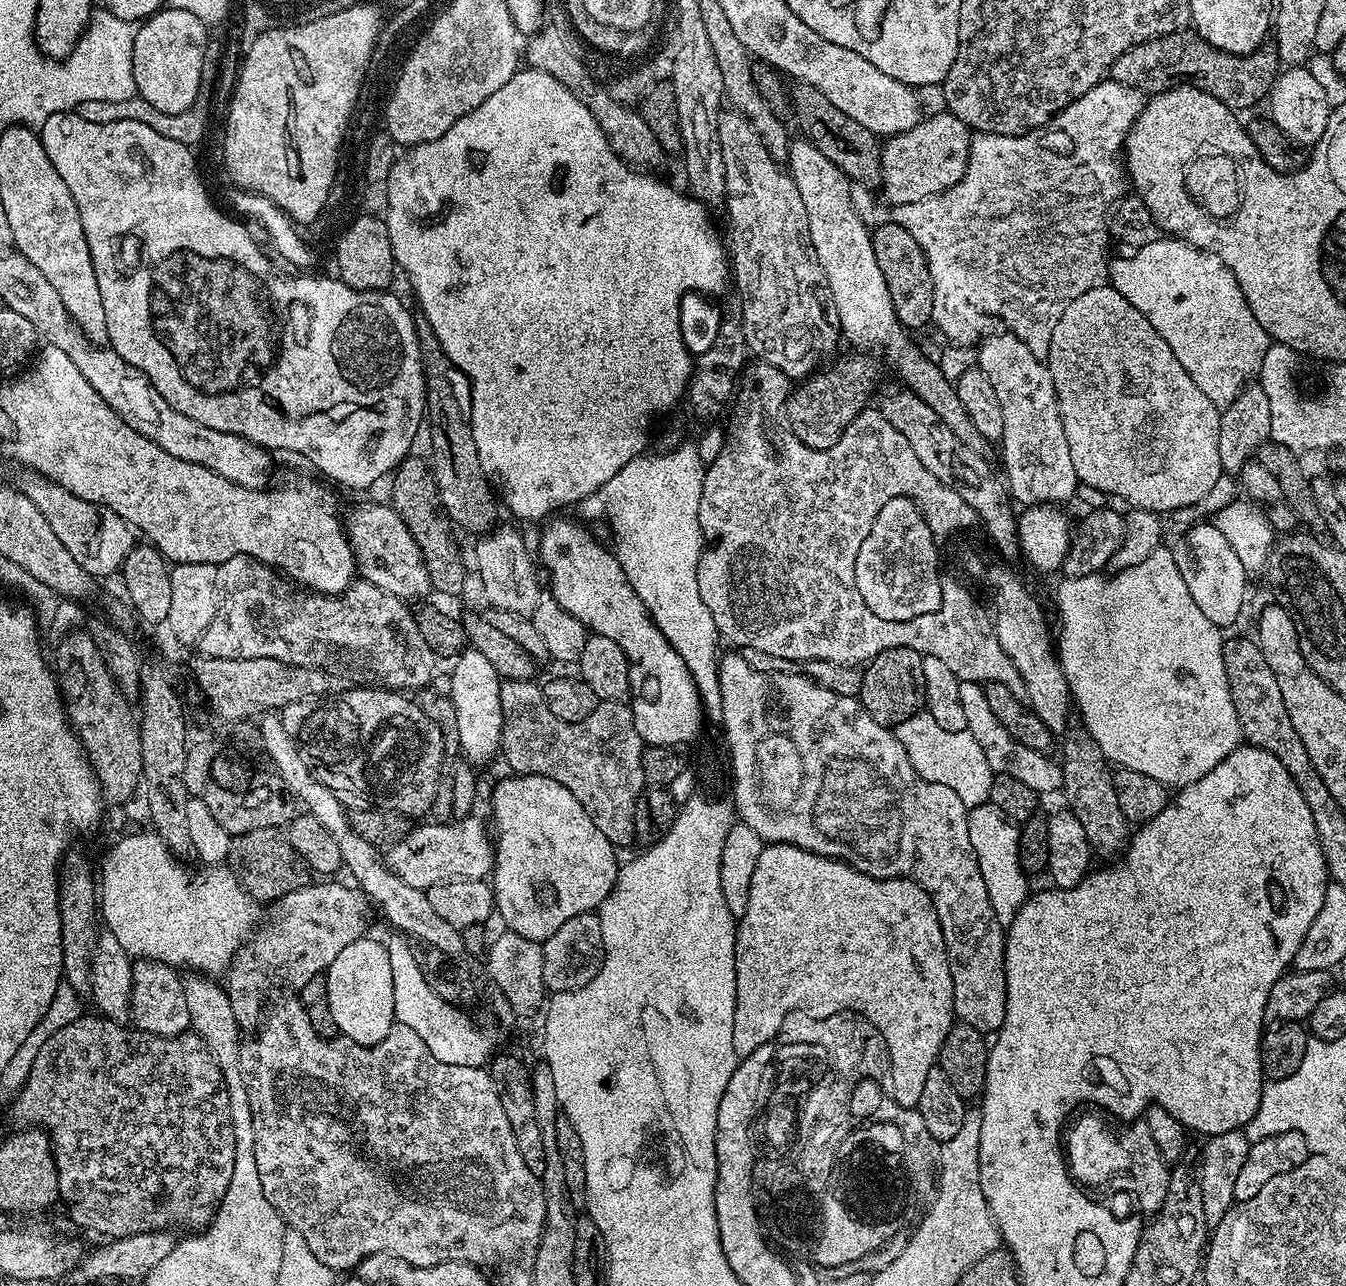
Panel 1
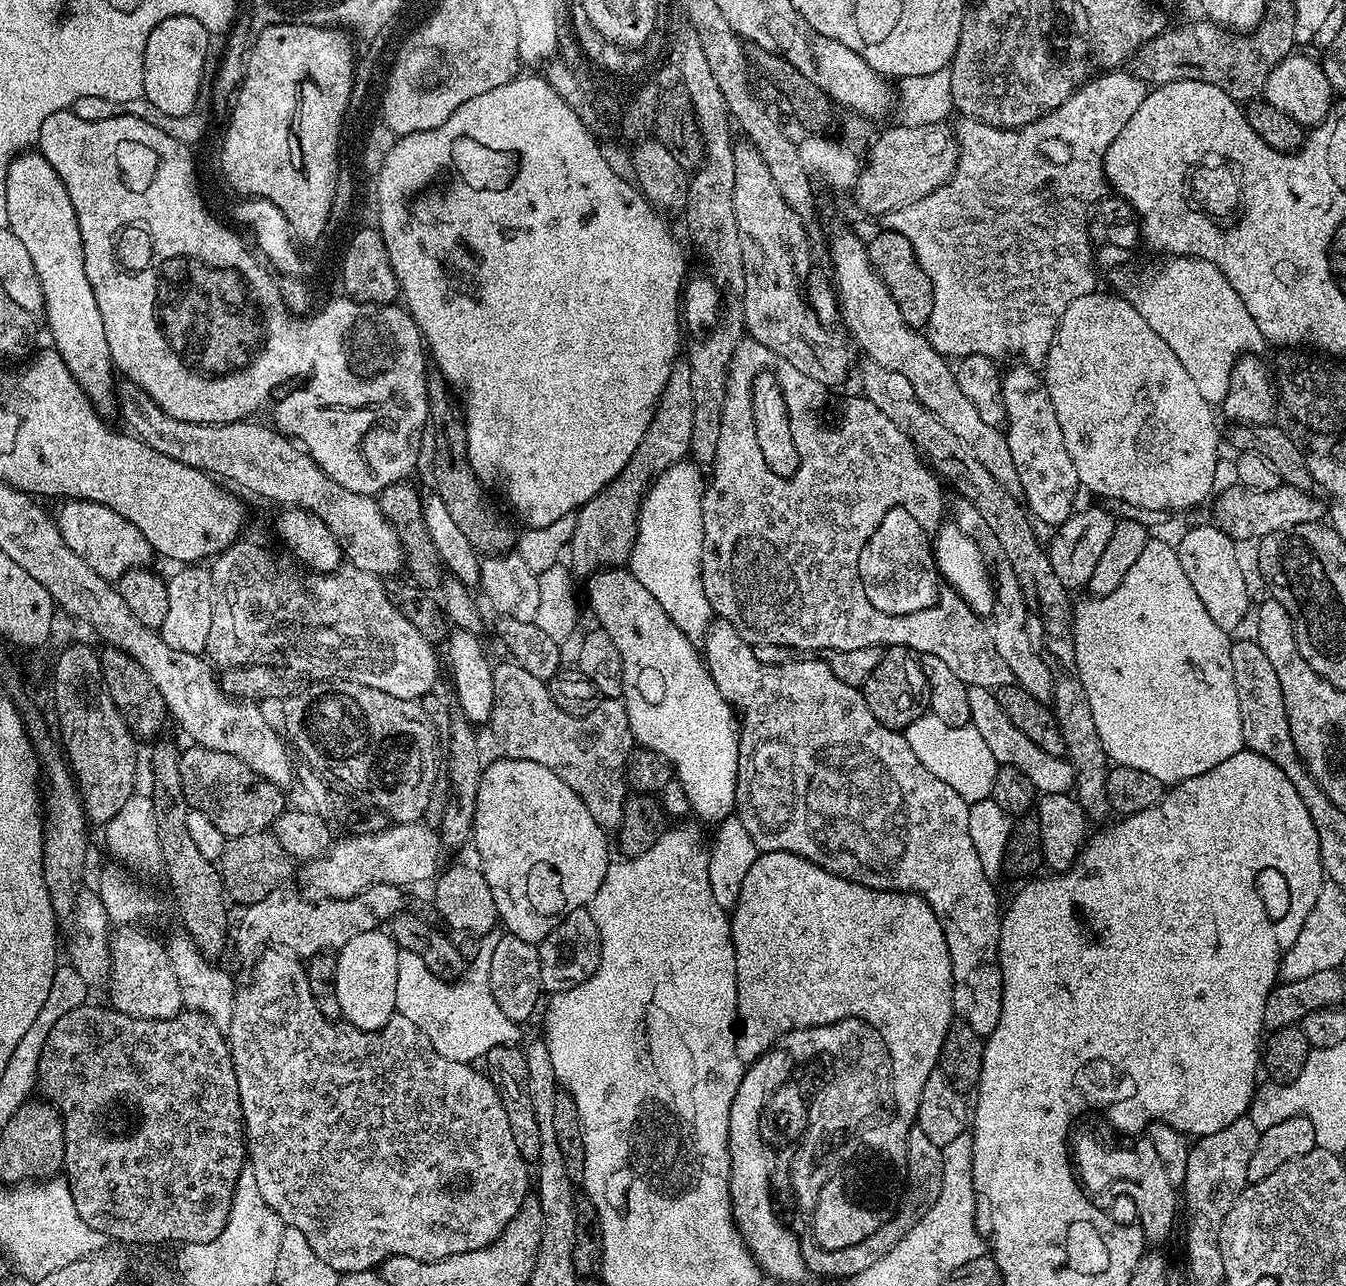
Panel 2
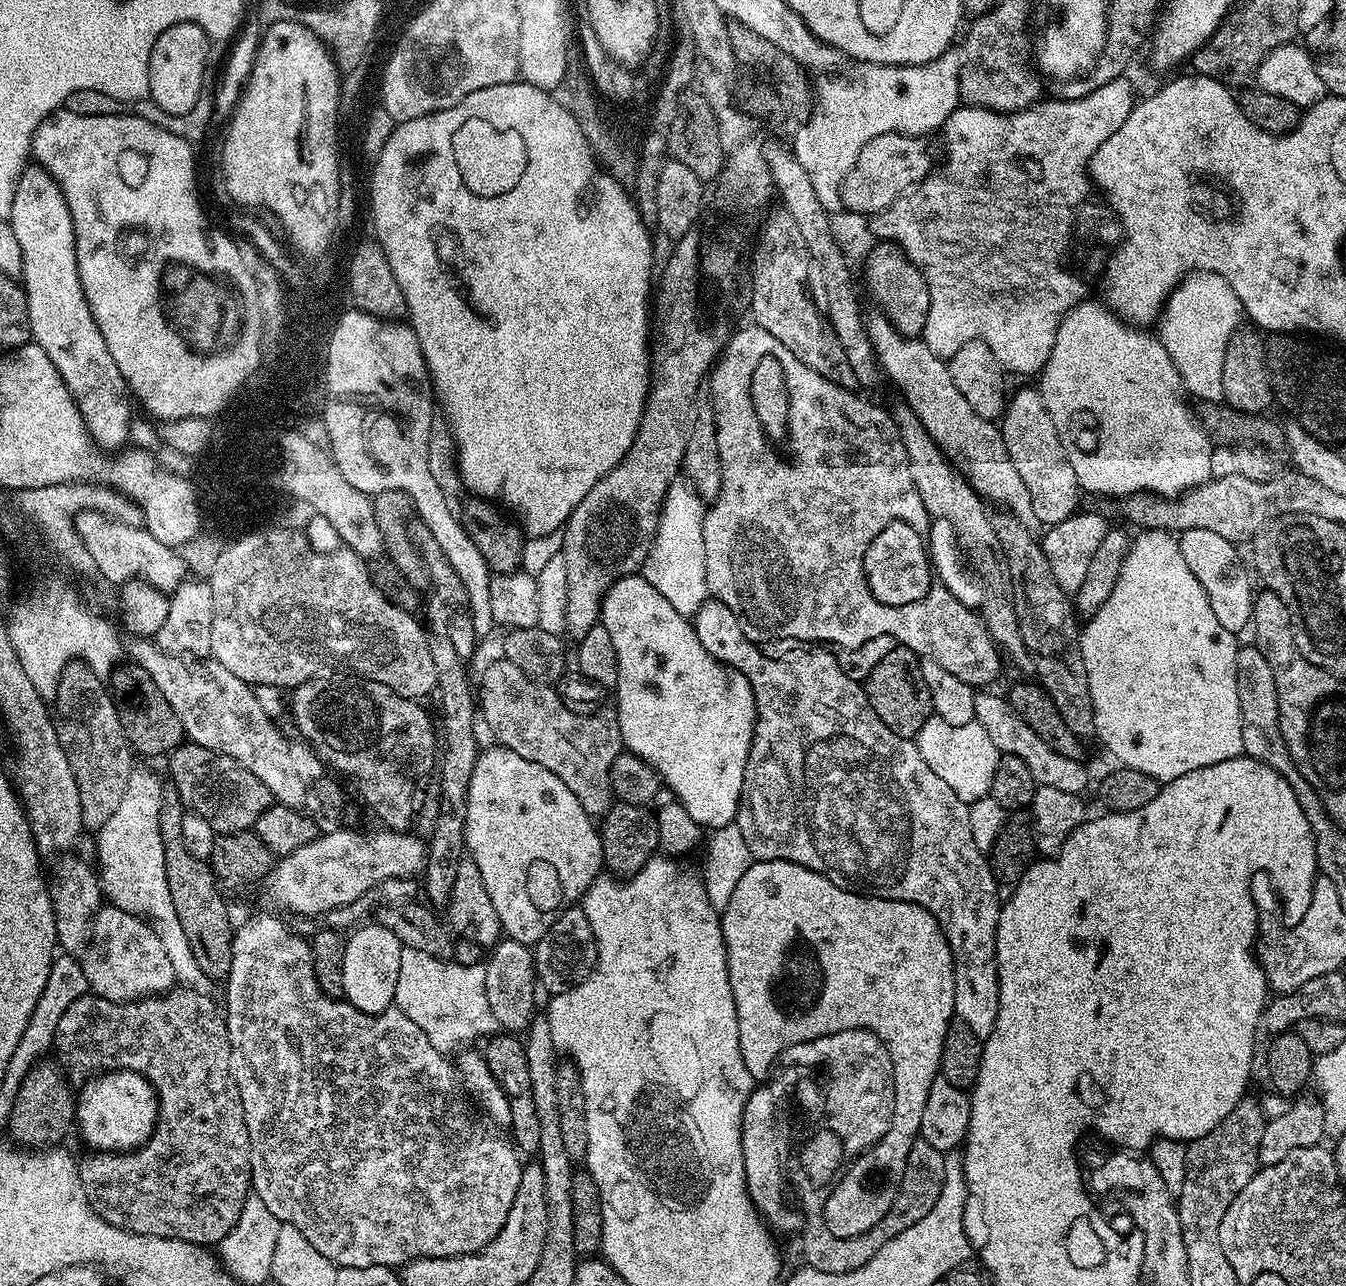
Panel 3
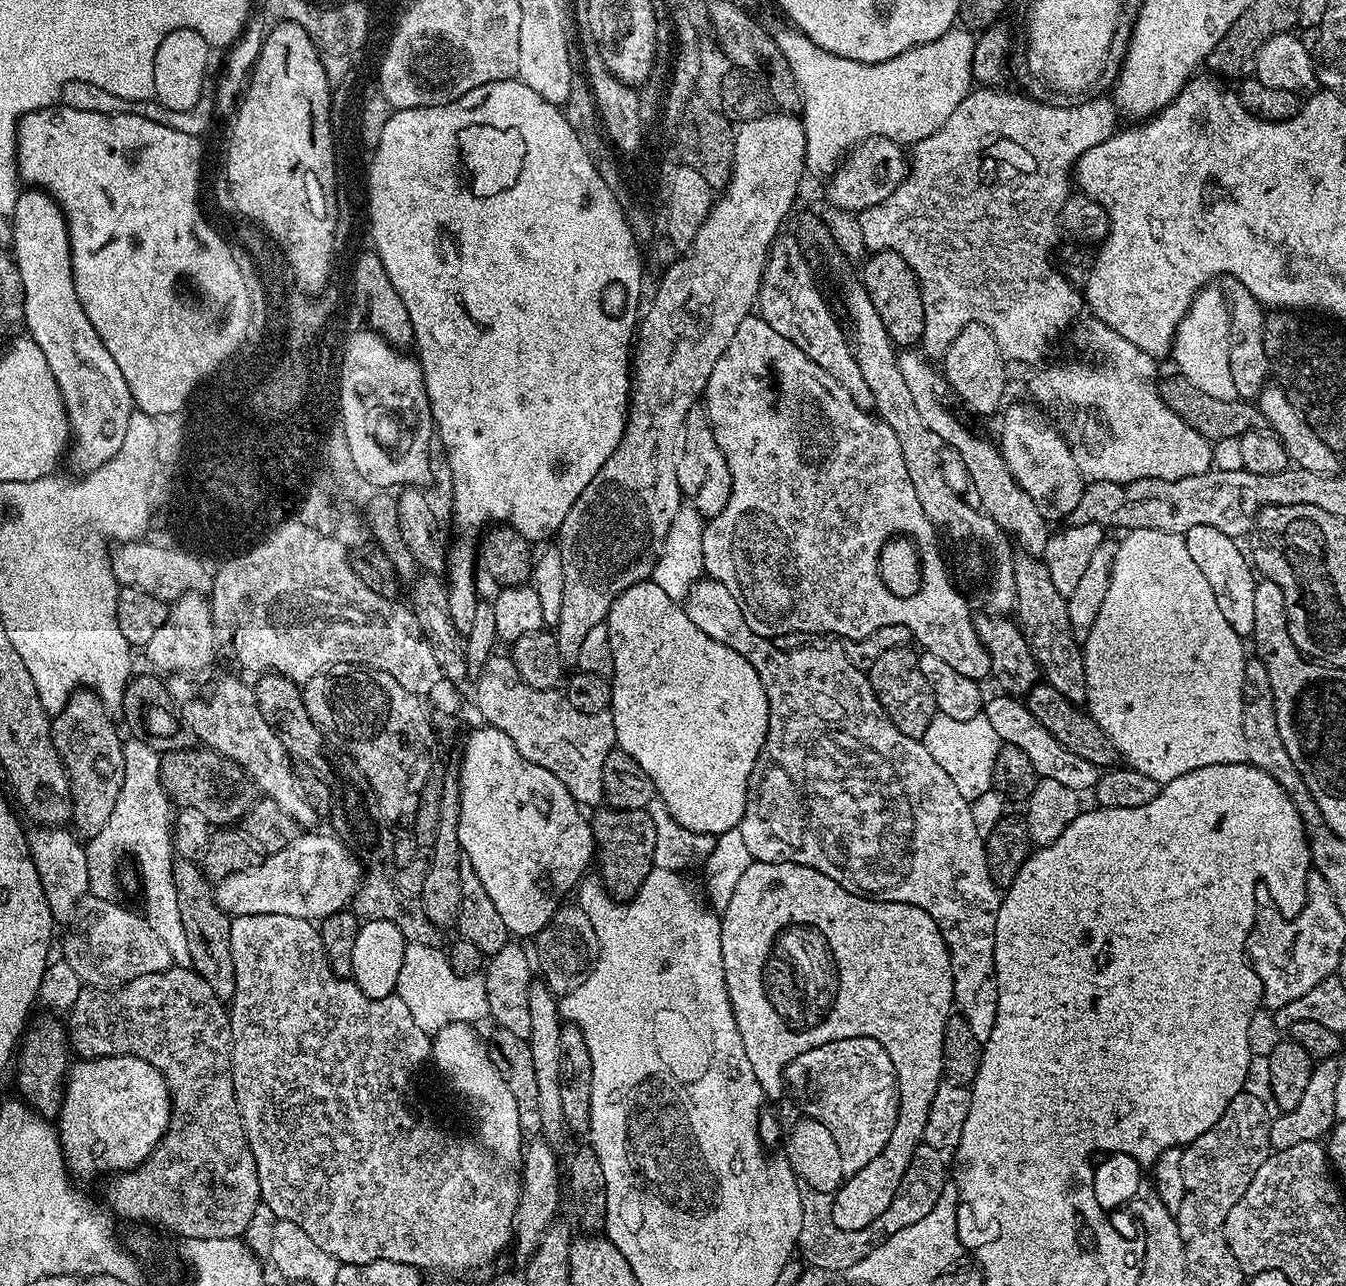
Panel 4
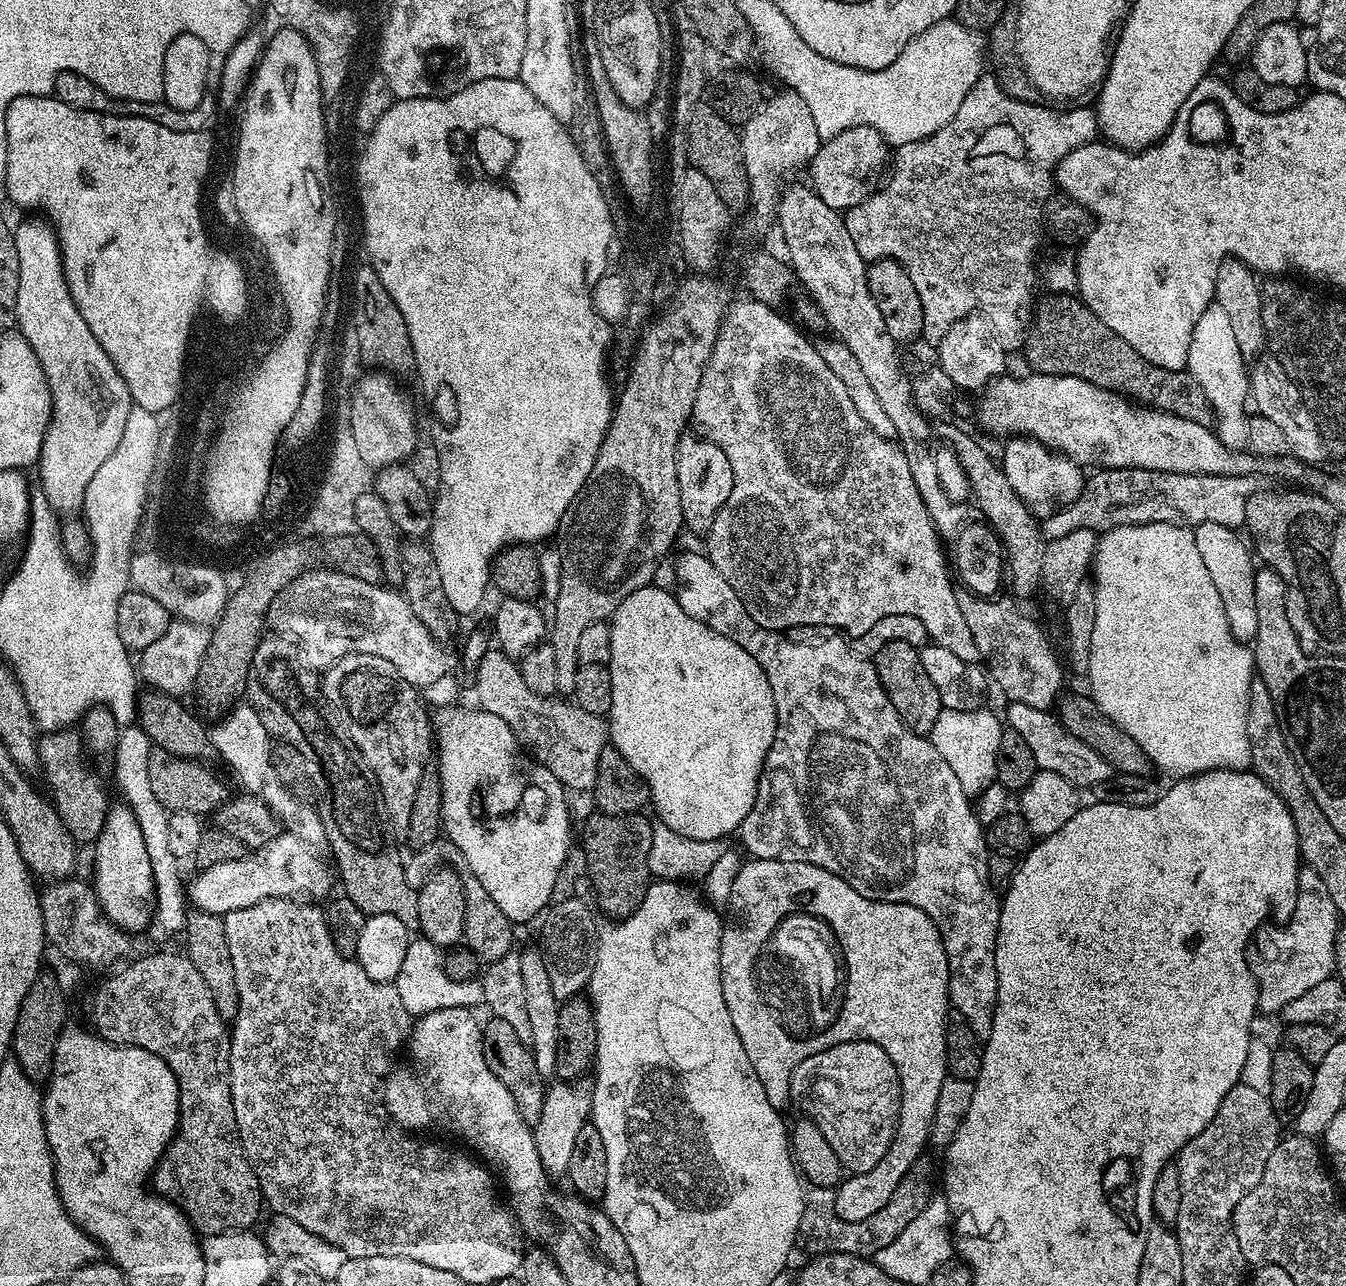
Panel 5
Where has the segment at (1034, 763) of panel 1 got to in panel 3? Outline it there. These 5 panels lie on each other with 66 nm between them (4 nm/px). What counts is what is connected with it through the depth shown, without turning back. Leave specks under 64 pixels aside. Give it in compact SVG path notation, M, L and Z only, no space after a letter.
M992 690L977 691L976 701L974 702L975 721L980 723L982 728L990 734L991 741L997 747L1000 754L1014 754L1014 758L1022 758L1026 762L1026 767L1030 769L1030 774L1034 774L1036 783L1039 786L1054 786L1057 790L1066 790L1066 794L1080 796L1083 788L1088 784L1088 772L1083 767L1081 761L1074 758L1066 758L1066 754L1058 754L1034 734L1018 714L1010 706L1010 702L1003 695L995 696Z

